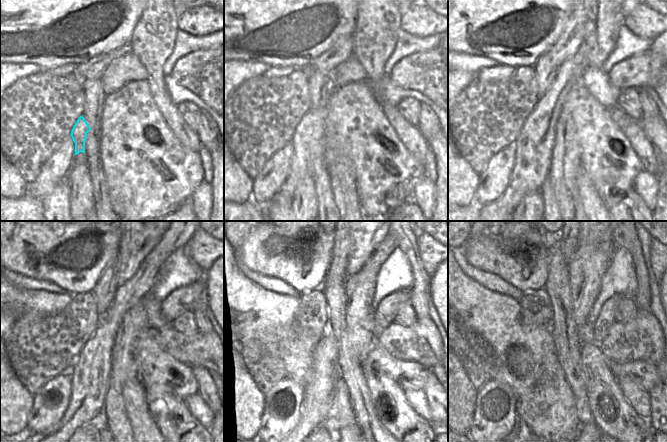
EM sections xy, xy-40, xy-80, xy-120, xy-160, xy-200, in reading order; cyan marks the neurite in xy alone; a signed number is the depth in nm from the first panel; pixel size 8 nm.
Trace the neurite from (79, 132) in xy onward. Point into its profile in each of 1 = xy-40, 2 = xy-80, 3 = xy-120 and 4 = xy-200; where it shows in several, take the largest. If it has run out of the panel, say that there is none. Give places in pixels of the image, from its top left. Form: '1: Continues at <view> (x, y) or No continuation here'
1: Continues at xy-40 (308, 141)
2: Continues at xy-80 (535, 142)
3: Continues at xy-120 (90, 375)
4: Continues at xy-200 (519, 424).

